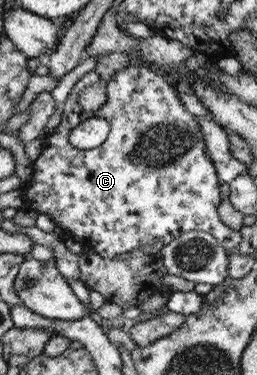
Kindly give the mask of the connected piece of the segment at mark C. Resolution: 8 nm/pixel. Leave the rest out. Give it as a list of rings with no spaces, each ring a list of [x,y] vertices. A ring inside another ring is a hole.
[[[130,64],[108,78],[104,86],[104,105],[96,112],[84,112],[79,106],[78,94],[98,79],[96,72],[86,72],[62,103],[61,122],[52,134],[42,140],[42,152],[29,166],[32,179],[20,189],[24,208],[52,218],[62,232],[67,232],[76,242],[90,242],[94,253],[105,259],[139,247],[148,250],[155,247],[159,239],[166,245],[178,235],[192,230],[211,234],[222,249],[229,253],[235,251],[241,235],[224,226],[218,218],[220,183],[214,163],[204,151],[204,139],[197,119],[186,112],[175,90],[155,74],[154,68]],[[92,117],[104,119],[109,125],[108,135],[100,146],[78,150],[68,143],[68,134],[80,122]]]

